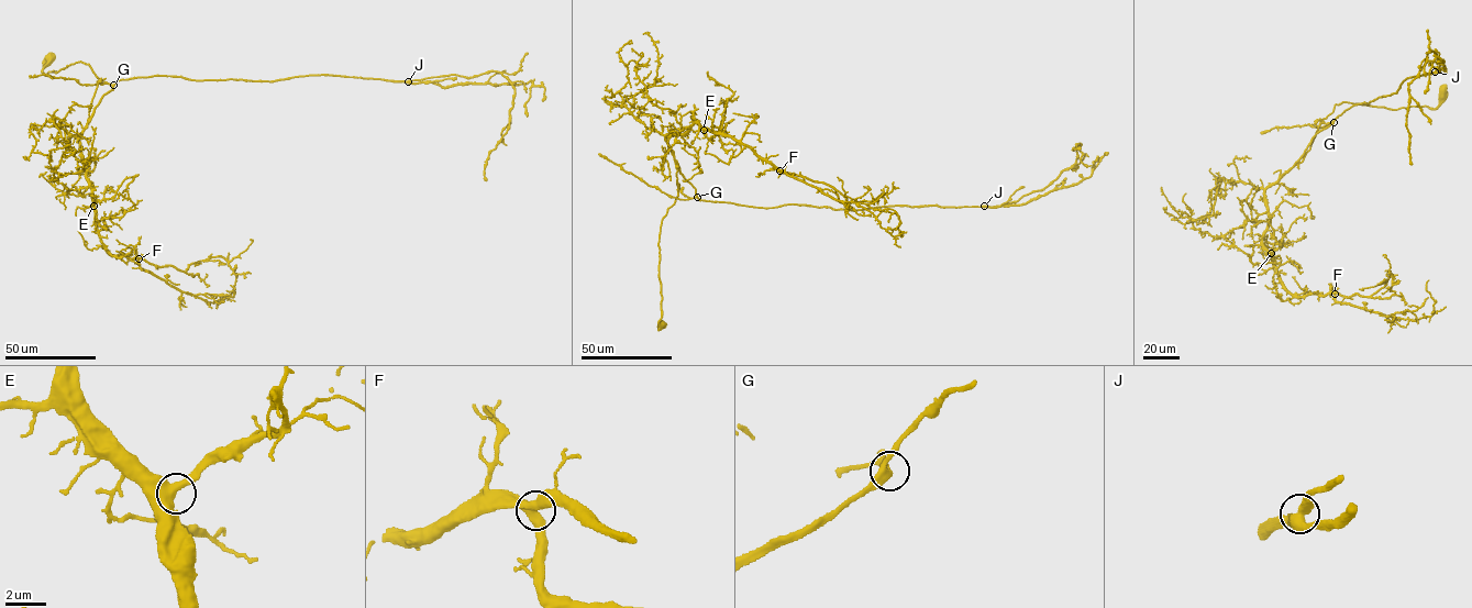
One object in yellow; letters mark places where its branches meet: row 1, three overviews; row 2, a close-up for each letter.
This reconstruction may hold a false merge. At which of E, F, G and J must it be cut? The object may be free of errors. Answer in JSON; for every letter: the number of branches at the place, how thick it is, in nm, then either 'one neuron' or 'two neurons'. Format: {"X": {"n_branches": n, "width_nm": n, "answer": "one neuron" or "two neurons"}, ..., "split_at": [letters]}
{"E": {"n_branches": 3, "width_nm": 480, "answer": "one neuron"}, "F": {"n_branches": 3, "width_nm": 480, "answer": "one neuron"}, "G": {"n_branches": 3, "width_nm": 360, "answer": "one neuron"}, "J": {"n_branches": 3, "width_nm": 500, "answer": "two neurons"}, "split_at": ["J"]}

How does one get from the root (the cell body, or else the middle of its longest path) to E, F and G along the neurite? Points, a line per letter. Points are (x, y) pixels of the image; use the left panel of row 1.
E: (50, 57), (42, 70), (45, 75), (81, 62), (89, 65), (99, 80), (88, 122), (78, 139), (93, 206)
F: (50, 57), (45, 75), (81, 62), (98, 77), (80, 156), (101, 240), (111, 254), (139, 258)
G: (50, 57), (42, 70), (45, 75), (81, 62), (89, 65), (98, 77), (88, 120), (113, 85)

